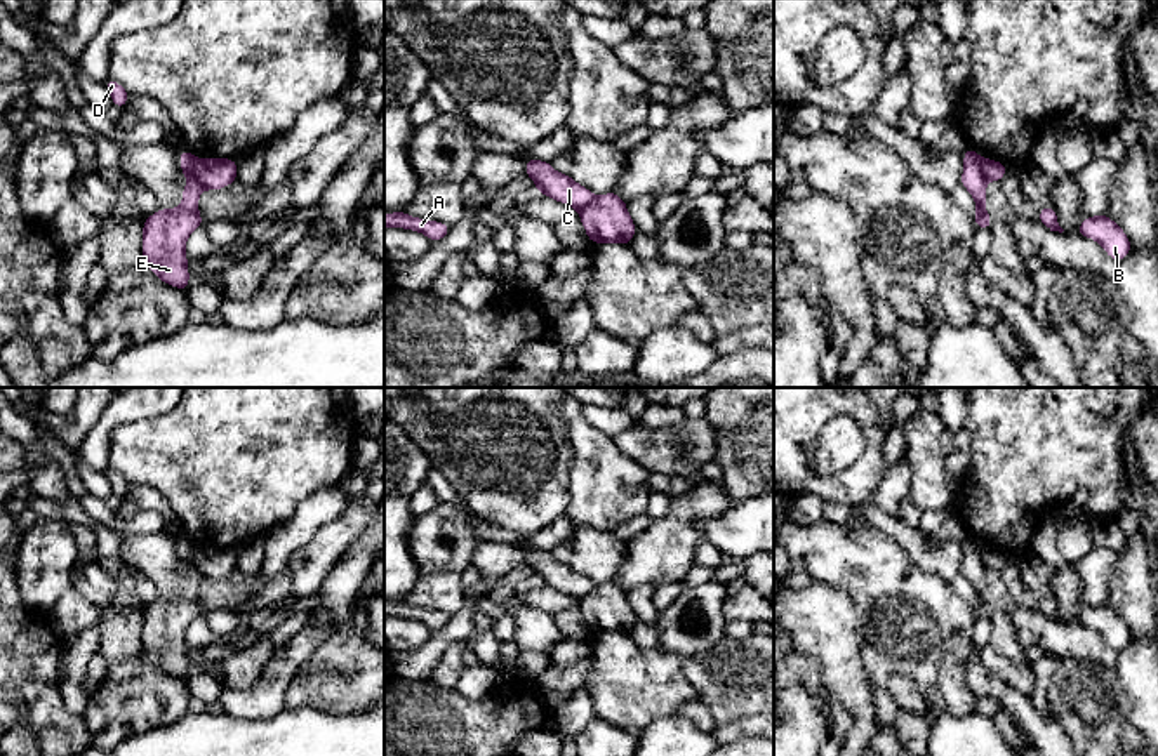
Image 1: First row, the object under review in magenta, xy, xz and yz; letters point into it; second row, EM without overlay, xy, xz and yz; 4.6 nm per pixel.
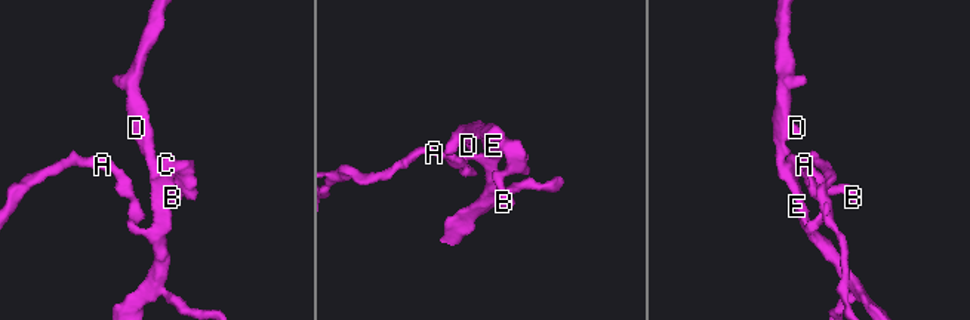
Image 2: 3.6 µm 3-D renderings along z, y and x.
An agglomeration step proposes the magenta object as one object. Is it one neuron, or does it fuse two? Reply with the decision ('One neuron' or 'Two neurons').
Two neurons

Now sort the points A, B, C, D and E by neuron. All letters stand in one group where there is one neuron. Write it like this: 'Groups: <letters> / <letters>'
Groups: A C D E / B

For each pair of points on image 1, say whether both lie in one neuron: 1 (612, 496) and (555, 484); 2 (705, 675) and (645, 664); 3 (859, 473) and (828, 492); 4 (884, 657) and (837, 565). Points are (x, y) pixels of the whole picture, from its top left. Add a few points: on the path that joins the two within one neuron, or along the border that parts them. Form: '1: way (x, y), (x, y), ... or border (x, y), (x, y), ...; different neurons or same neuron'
1: border (572, 447), (569, 504), (564, 513); different neurons
2: border (685, 657), (684, 675), (698, 697); different neurons
3: way (852, 480), (845, 487), (835, 487); same neuron
4: way (884, 633), (884, 609), (861, 586); same neuron

